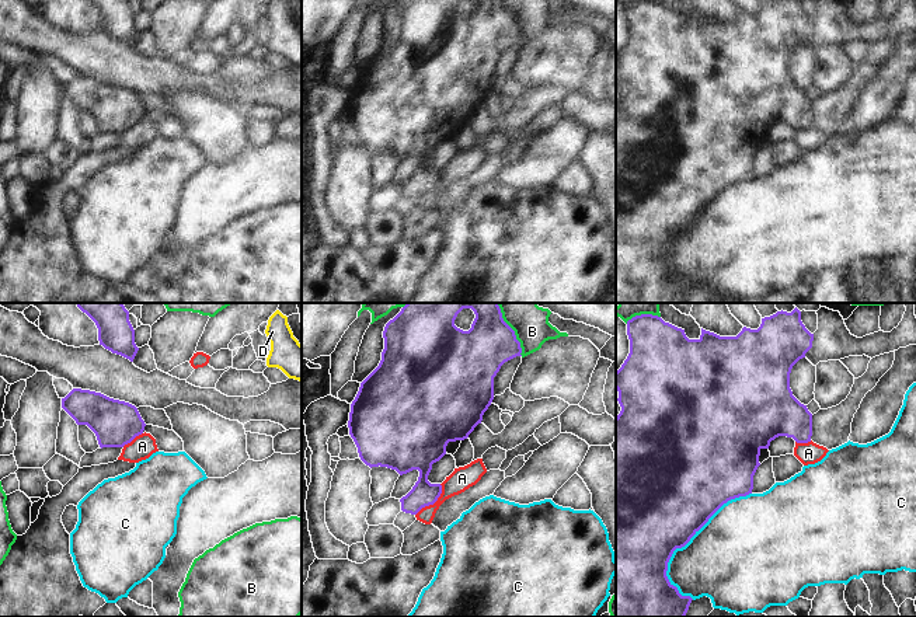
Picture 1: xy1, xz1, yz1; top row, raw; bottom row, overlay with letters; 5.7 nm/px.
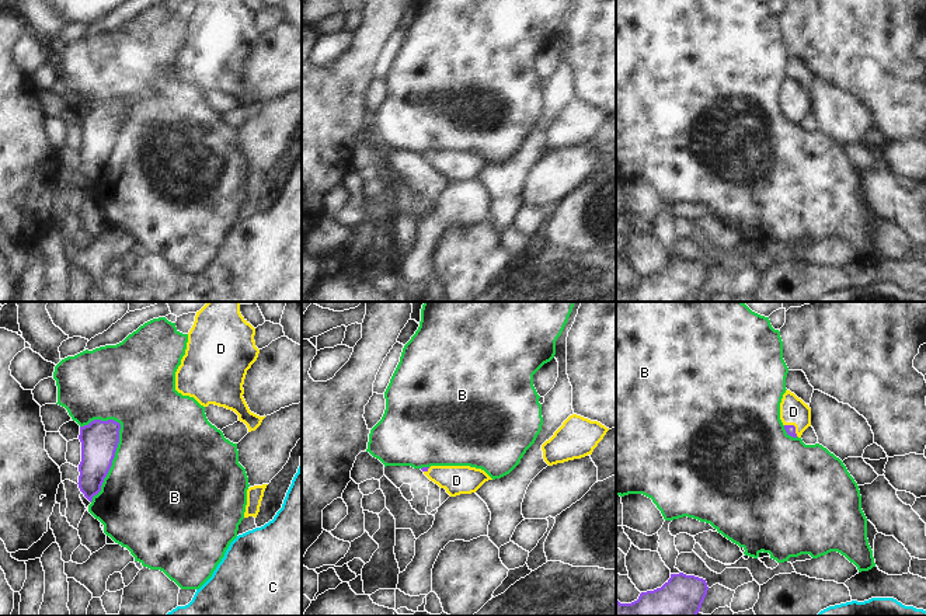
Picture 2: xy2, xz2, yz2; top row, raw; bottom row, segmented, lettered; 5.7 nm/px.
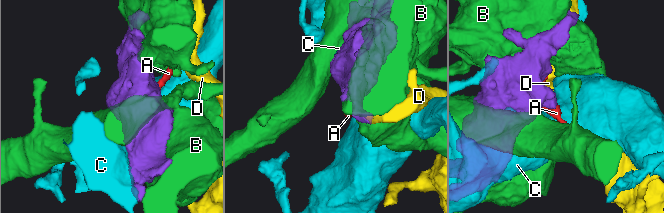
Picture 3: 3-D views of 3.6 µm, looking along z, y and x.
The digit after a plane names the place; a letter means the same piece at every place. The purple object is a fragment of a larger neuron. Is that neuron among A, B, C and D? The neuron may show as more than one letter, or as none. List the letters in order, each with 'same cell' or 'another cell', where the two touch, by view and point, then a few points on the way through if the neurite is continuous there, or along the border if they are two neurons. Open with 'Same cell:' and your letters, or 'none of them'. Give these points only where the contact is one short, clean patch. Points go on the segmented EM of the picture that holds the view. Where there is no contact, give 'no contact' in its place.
Same cell: D
A: another cell; contact xz1 (434, 502); border xz1 (441, 484), (441, 495), (415, 515)
B: another cell; contact xy2 (112, 459)
C: another cell; contact yz1 (690, 537)
D: same cell; contact yz2 (794, 427); way yz2 (790, 430), (794, 427), (793, 411)

